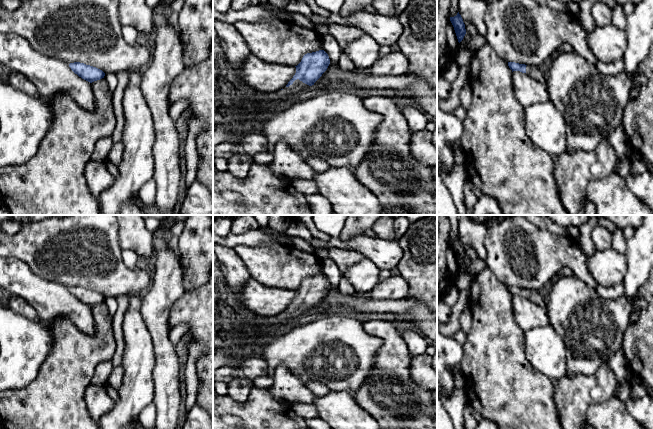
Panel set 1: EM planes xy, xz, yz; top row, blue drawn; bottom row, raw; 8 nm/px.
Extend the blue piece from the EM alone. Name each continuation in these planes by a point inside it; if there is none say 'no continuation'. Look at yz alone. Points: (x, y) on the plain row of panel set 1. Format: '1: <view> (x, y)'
1: yz (535, 296)

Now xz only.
1: xz (245, 335)

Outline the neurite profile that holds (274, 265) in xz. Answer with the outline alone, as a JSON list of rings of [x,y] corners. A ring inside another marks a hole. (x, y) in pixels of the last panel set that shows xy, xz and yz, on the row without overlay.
[[[278,243],[257,247],[237,245],[233,249],[247,267],[251,278],[264,286],[297,290],[305,278],[324,274],[321,259],[315,254],[302,252],[291,245]]]

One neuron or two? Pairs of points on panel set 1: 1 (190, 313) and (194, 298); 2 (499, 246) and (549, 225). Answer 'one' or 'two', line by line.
1: one
2: two

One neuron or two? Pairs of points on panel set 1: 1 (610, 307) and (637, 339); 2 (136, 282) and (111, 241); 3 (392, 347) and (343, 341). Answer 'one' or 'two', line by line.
1: two
2: one
3: two

